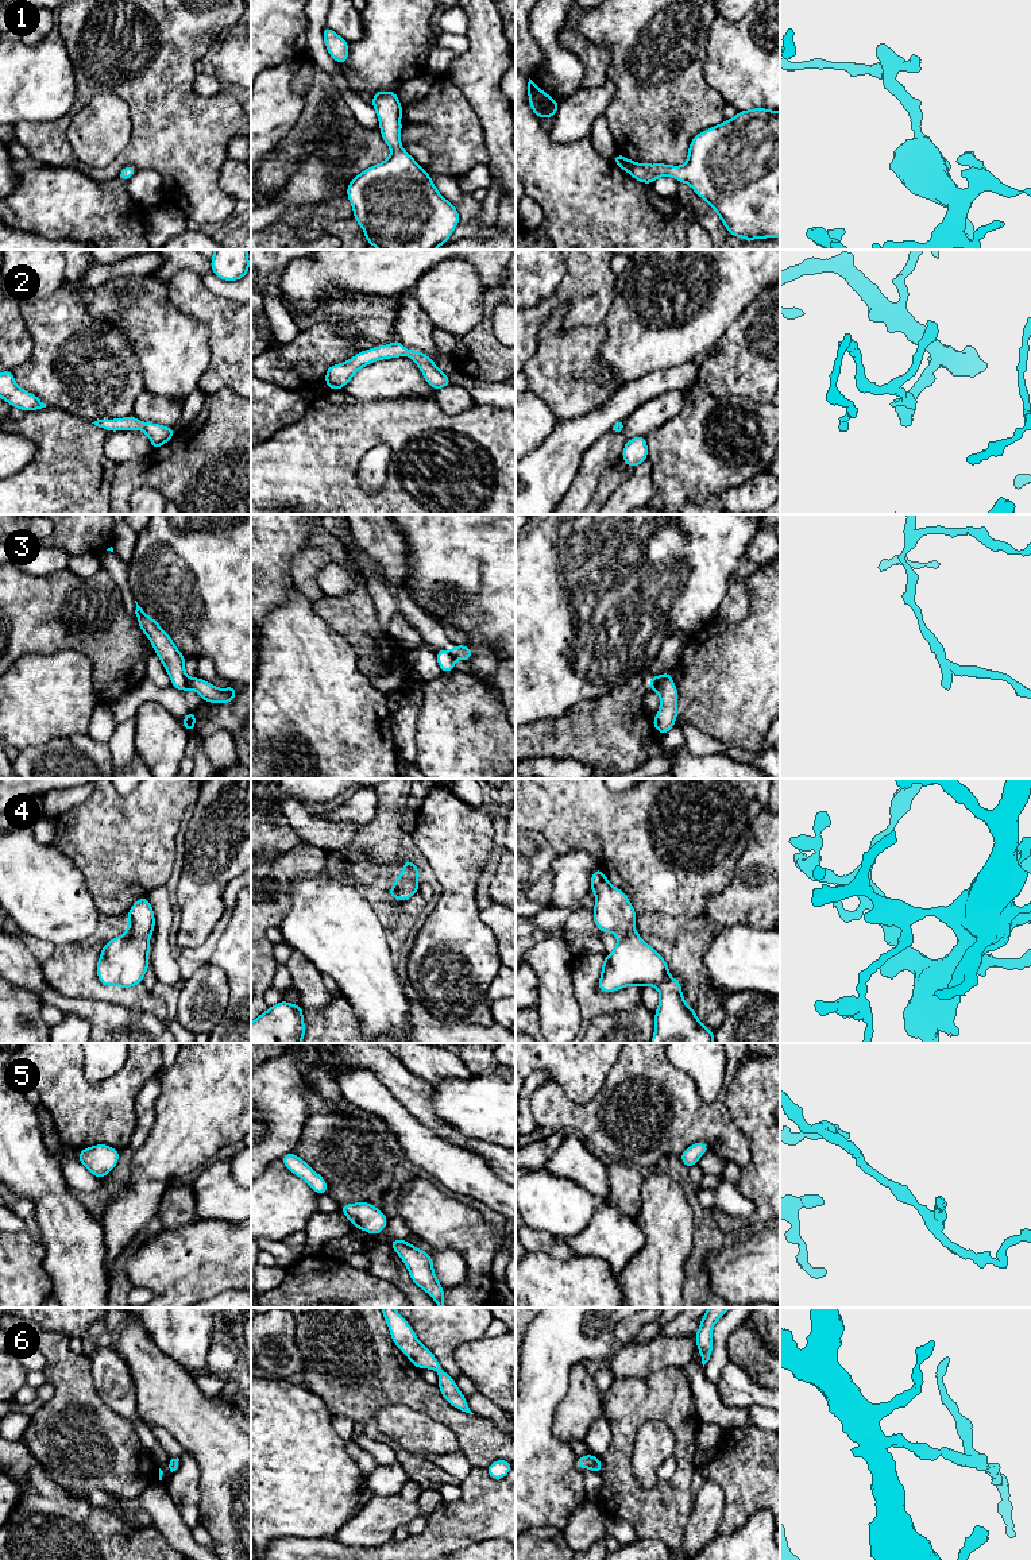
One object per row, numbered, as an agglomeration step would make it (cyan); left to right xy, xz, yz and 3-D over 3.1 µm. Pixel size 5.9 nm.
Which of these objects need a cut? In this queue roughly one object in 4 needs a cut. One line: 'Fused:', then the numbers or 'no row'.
Fused: 3

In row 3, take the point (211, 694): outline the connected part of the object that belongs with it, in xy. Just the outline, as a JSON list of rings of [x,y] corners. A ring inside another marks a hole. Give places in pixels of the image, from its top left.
[[[188,677],[188,690],[196,690],[208,703],[232,703],[236,696],[236,686],[221,690],[200,677]]]

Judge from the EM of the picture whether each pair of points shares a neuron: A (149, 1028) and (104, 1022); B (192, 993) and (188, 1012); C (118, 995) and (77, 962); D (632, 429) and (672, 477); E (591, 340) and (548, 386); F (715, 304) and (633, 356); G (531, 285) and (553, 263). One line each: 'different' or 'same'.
A: same
B: same
C: same
D: different
E: same
F: same
G: same

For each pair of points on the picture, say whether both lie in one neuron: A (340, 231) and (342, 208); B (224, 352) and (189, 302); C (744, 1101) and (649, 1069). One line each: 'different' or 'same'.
A: different
B: same
C: different

